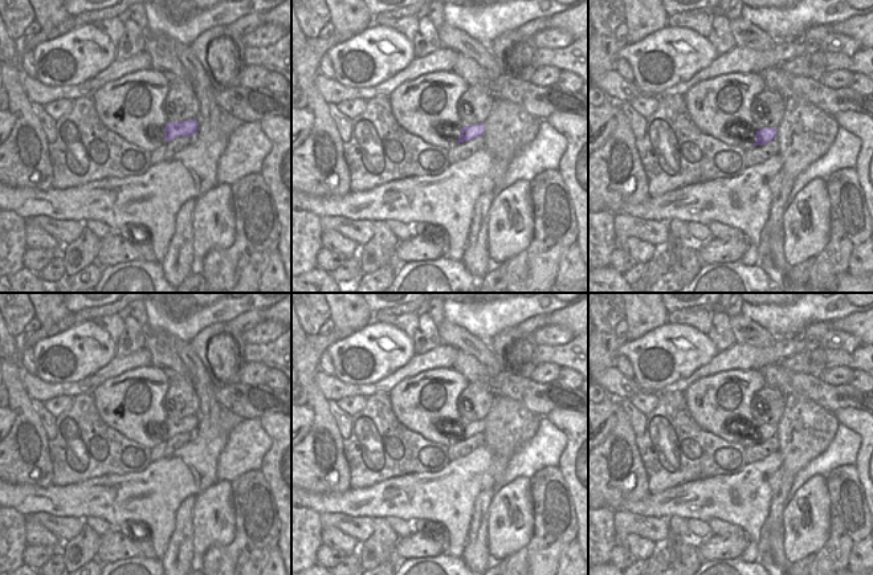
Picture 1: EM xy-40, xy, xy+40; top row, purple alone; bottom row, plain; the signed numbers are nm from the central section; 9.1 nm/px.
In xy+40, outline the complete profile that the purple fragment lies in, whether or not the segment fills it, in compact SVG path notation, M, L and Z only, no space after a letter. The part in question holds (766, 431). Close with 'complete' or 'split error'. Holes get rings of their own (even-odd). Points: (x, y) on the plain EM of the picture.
M738 420L735 421L734 428L737 428L738 431L734 432L730 428L727 428L727 431L739 439L751 440L752 443L758 441L763 443L776 436L775 424L763 424L760 427L751 427L751 425L745 425L743 420Z; split error

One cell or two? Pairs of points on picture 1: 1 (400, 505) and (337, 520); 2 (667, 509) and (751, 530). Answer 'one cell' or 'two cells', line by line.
1: two cells
2: one cell

